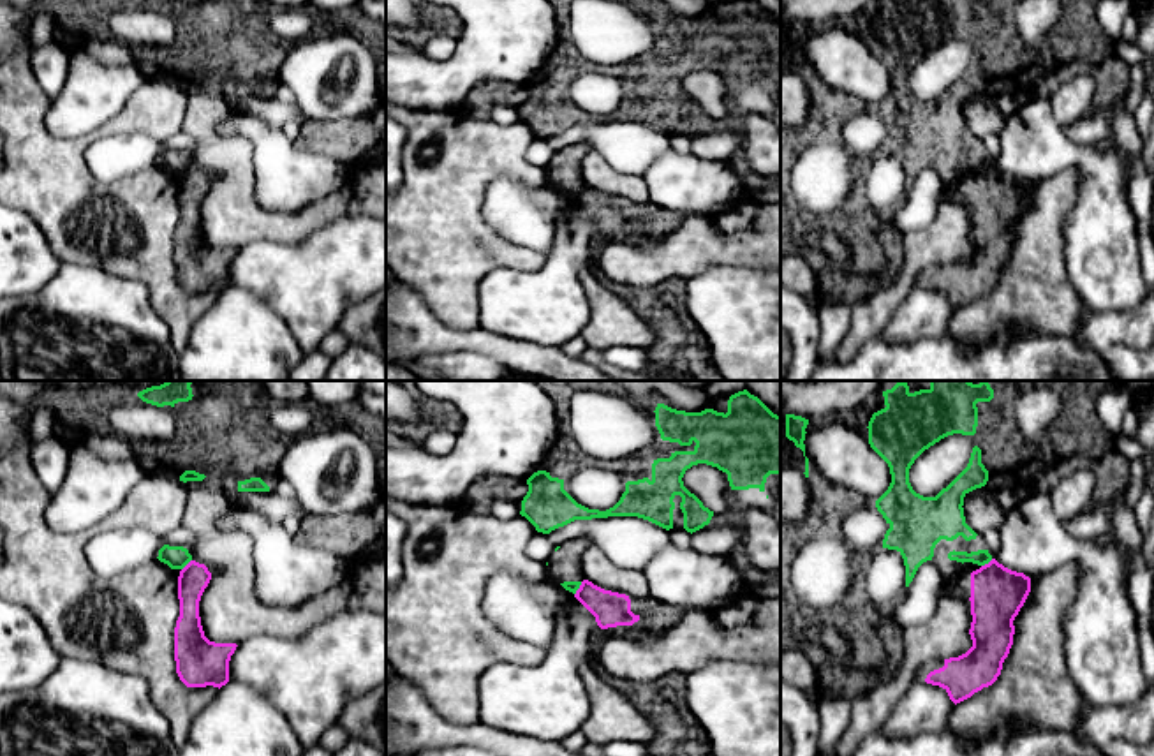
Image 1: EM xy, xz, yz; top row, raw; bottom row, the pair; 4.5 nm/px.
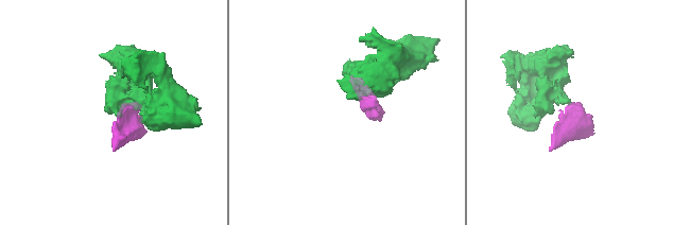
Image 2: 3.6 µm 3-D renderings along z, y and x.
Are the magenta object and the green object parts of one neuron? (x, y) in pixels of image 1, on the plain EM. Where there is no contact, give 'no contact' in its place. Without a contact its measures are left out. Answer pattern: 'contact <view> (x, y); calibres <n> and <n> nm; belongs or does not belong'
contact yz (989, 168); calibres 240 and 70 nm; does not belong

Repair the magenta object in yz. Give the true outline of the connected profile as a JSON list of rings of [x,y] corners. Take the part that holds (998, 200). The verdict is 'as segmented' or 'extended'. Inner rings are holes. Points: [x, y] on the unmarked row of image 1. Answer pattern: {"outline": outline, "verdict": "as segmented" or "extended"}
{"outline": [[[995,164],[965,178],[957,190],[944,187],[939,203],[958,199],[971,206],[973,252],[958,263],[925,268],[914,287],[943,293],[955,310],[992,291],[1013,250],[1013,226],[1029,197],[1031,183],[1004,173]]], "verdict": "extended"}

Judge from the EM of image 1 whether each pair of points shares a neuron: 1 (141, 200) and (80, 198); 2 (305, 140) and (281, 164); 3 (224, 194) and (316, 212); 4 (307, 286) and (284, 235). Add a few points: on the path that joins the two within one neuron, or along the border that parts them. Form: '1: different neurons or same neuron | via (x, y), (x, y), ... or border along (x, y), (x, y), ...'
1: same neuron | via (125, 200), (96, 200)
2: different neurons | border along (293, 141), (337, 163)
3: same neuron | via (247, 217), (254, 224), (293, 224)
4: different neurons | border along (325, 224), (298, 244), (245, 244)

